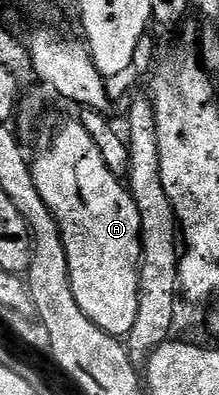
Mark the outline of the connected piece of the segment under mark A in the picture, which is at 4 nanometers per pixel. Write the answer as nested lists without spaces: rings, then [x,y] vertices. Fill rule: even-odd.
[[[72,120],[57,130],[46,150],[32,159],[35,188],[55,216],[79,308],[100,330],[121,340],[139,316],[141,221],[126,183],[111,172],[83,124]]]

